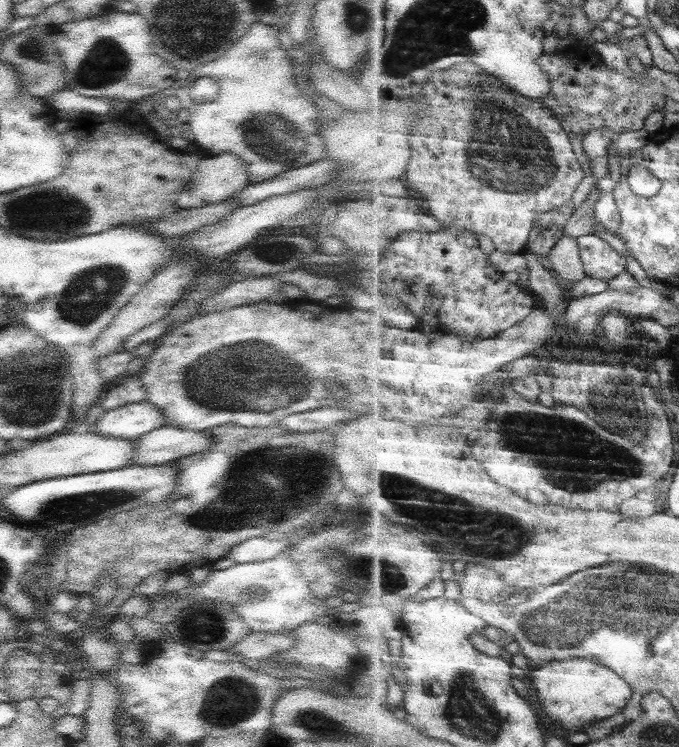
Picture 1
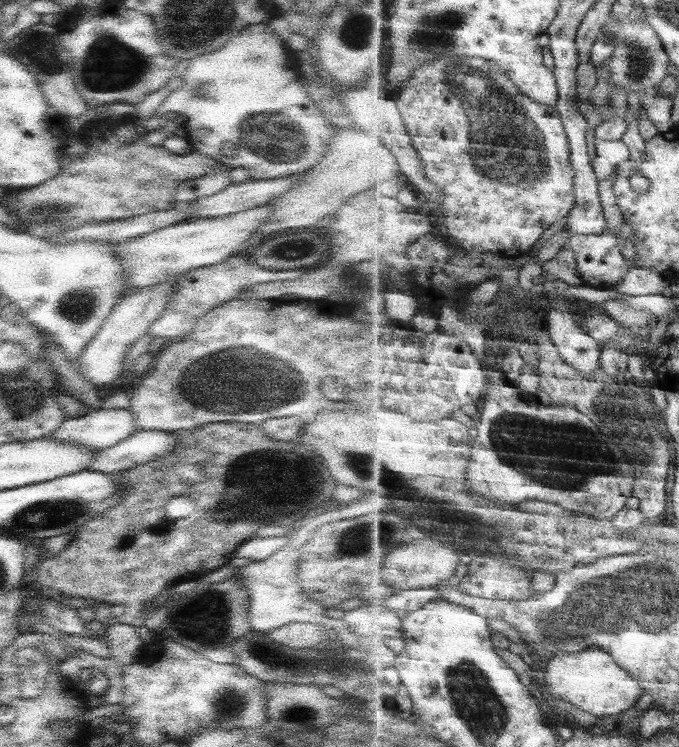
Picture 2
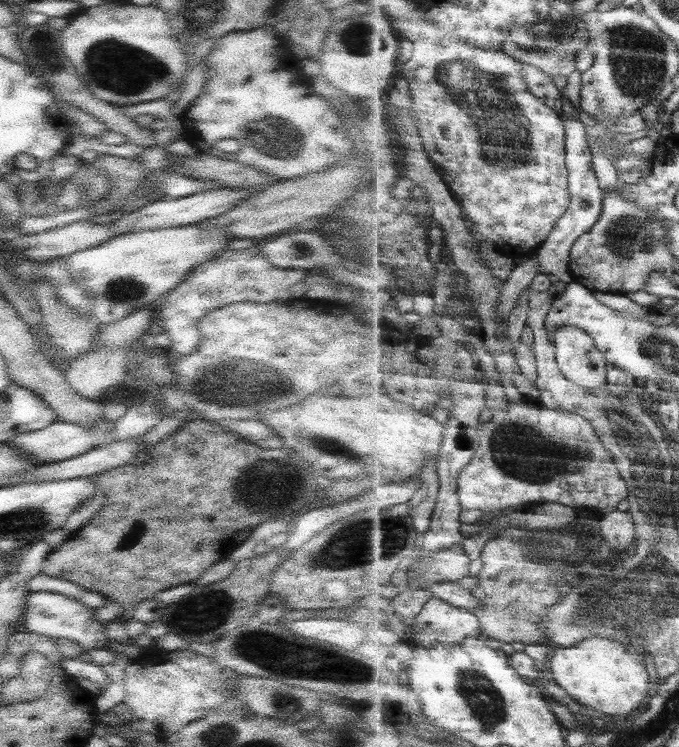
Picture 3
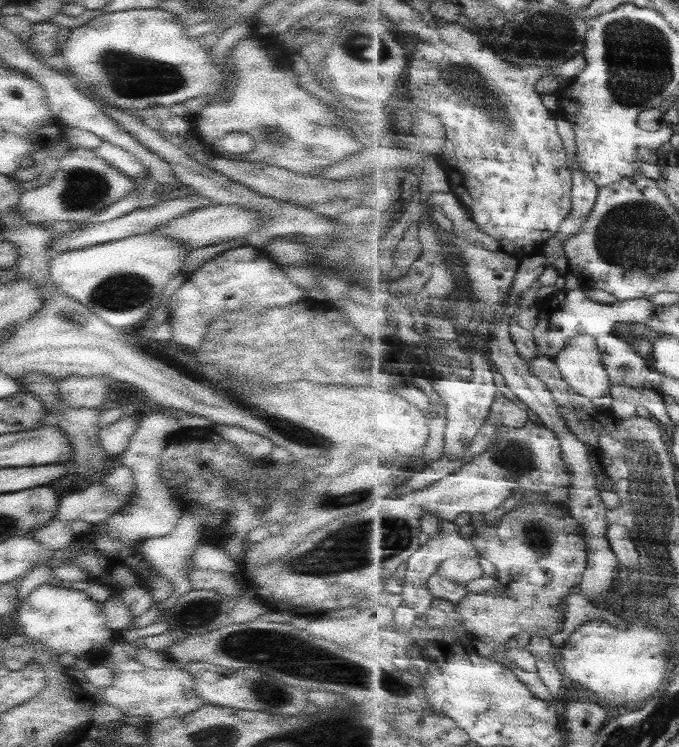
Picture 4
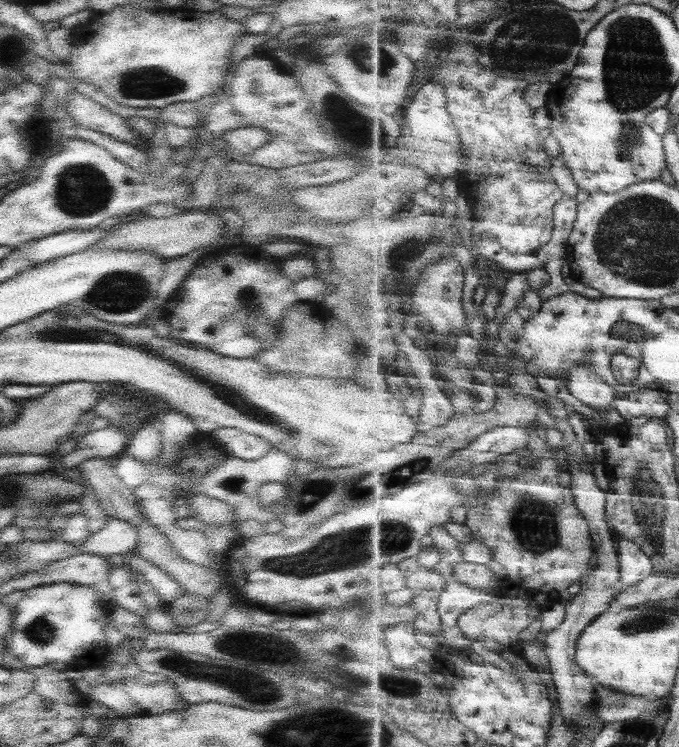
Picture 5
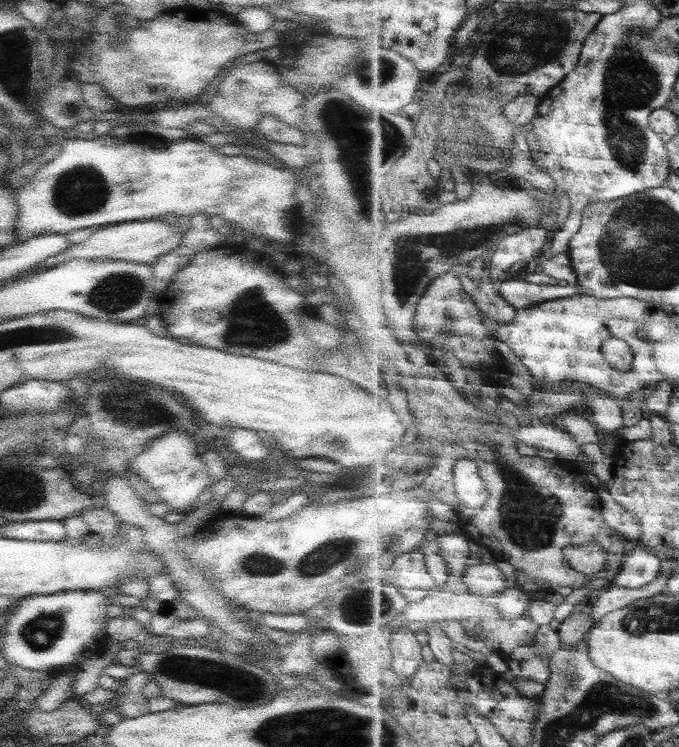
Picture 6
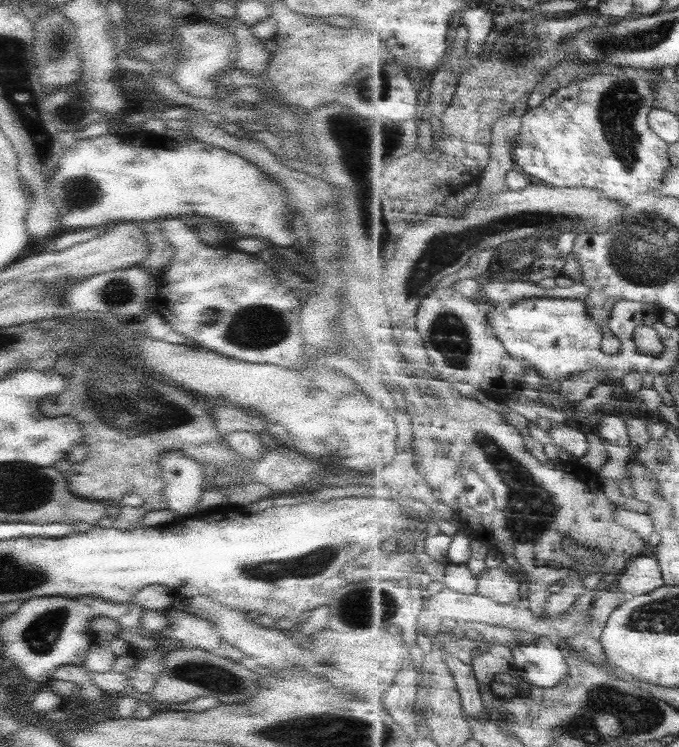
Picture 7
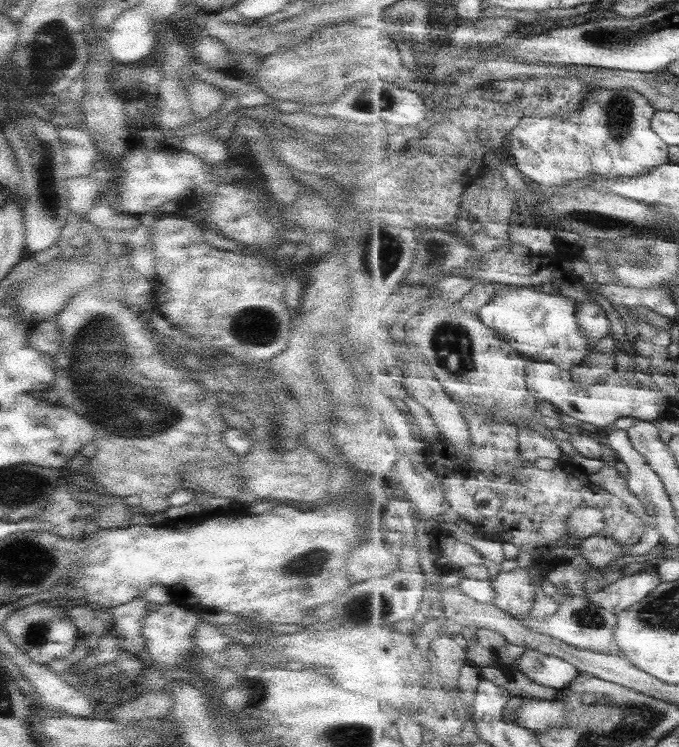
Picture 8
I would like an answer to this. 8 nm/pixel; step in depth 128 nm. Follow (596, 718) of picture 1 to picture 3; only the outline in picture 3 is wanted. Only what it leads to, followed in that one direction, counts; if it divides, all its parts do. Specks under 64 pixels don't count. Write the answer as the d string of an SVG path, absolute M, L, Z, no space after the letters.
M592 636L577 646L569 648L555 648L550 658L548 676L566 690L566 693L578 704L586 706L587 709L617 716L617 714L629 714L641 706L641 702L647 701L649 697L649 672L645 670L638 650L633 644L619 644L617 640Z

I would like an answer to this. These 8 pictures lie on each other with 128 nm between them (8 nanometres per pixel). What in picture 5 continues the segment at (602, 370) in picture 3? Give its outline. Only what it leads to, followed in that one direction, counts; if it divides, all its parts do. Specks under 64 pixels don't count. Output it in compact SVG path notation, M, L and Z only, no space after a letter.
M575 366L566 374L568 391L584 405L604 411L615 400L616 390L587 366Z

